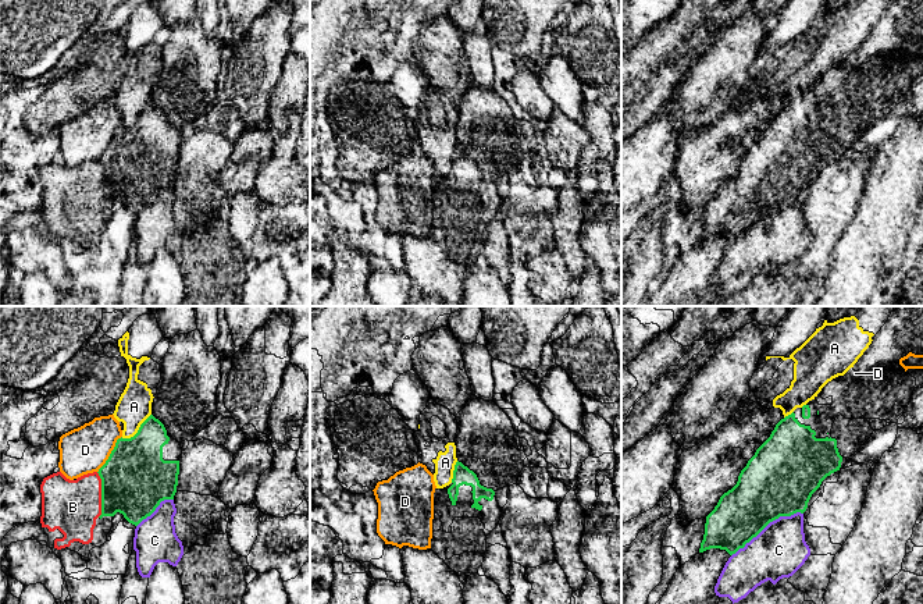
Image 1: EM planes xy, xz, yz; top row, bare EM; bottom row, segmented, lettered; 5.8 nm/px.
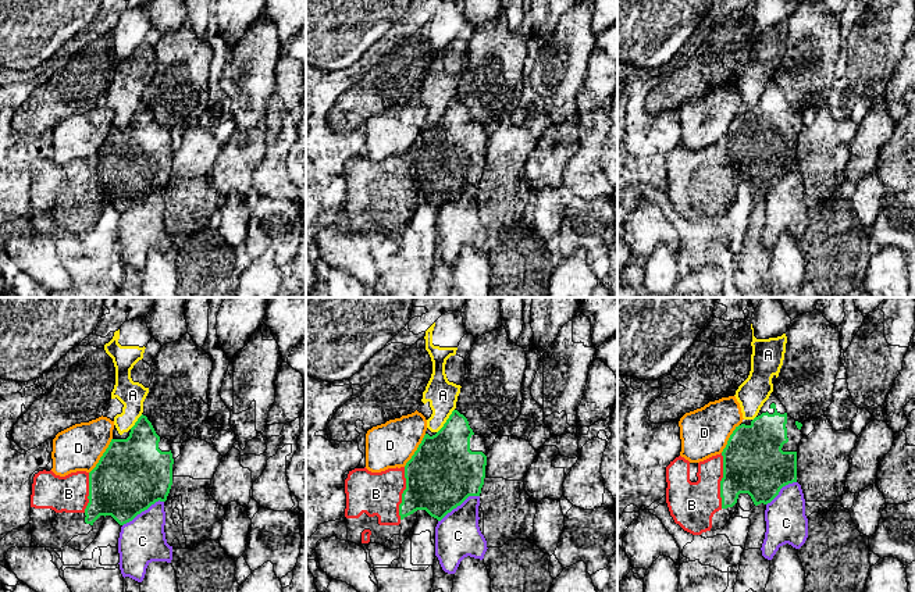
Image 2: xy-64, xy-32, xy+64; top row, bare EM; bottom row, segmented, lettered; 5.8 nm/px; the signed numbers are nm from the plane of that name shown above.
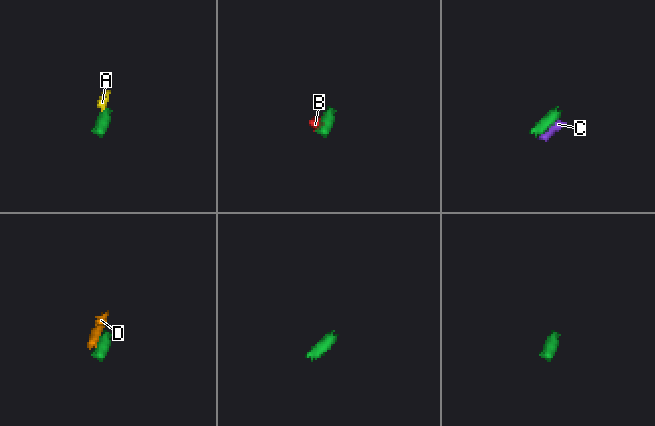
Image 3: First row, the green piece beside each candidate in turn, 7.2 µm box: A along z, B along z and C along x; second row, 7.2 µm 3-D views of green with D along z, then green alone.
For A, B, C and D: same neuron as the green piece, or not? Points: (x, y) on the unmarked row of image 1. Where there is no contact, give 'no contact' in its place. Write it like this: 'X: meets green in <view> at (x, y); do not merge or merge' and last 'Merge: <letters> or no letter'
A: meets green in xy at (138, 118); do not merge
B: meets green in xy at (102, 183); do not merge
C: meets green in yz at (766, 213); do not merge
D: meets green in xy at (110, 142); do not merge
Merge: no letter

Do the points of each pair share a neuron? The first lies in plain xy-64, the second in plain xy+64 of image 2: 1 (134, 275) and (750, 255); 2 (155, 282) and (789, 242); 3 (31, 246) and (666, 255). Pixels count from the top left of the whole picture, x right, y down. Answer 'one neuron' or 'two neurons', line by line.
1: one neuron
2: one neuron
3: two neurons

